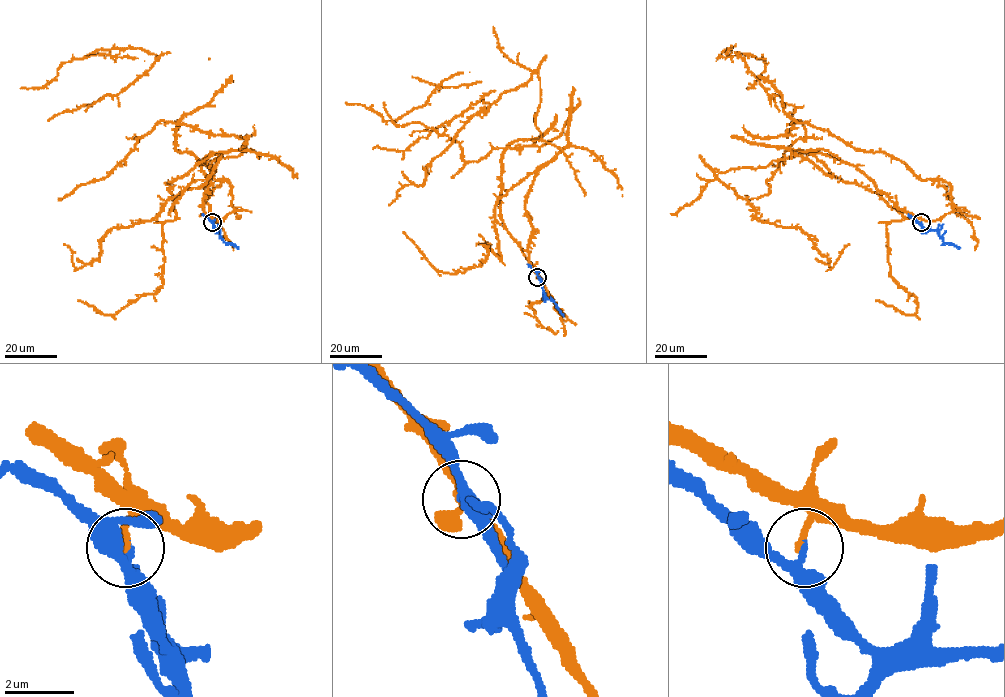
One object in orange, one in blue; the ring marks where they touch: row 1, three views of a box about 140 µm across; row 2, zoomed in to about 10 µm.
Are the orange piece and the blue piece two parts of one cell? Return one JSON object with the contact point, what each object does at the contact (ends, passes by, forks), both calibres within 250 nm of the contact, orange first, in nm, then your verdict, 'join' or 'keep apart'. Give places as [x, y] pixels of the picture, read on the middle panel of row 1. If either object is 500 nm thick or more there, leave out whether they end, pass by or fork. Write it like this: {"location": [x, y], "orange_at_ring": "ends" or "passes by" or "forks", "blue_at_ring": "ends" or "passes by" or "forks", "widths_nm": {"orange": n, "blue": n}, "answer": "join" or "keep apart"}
{"location": [537, 277], "orange_at_ring": "ends", "blue_at_ring": "passes by", "widths_nm": {"orange": 220, "blue": 240}, "answer": "join"}

